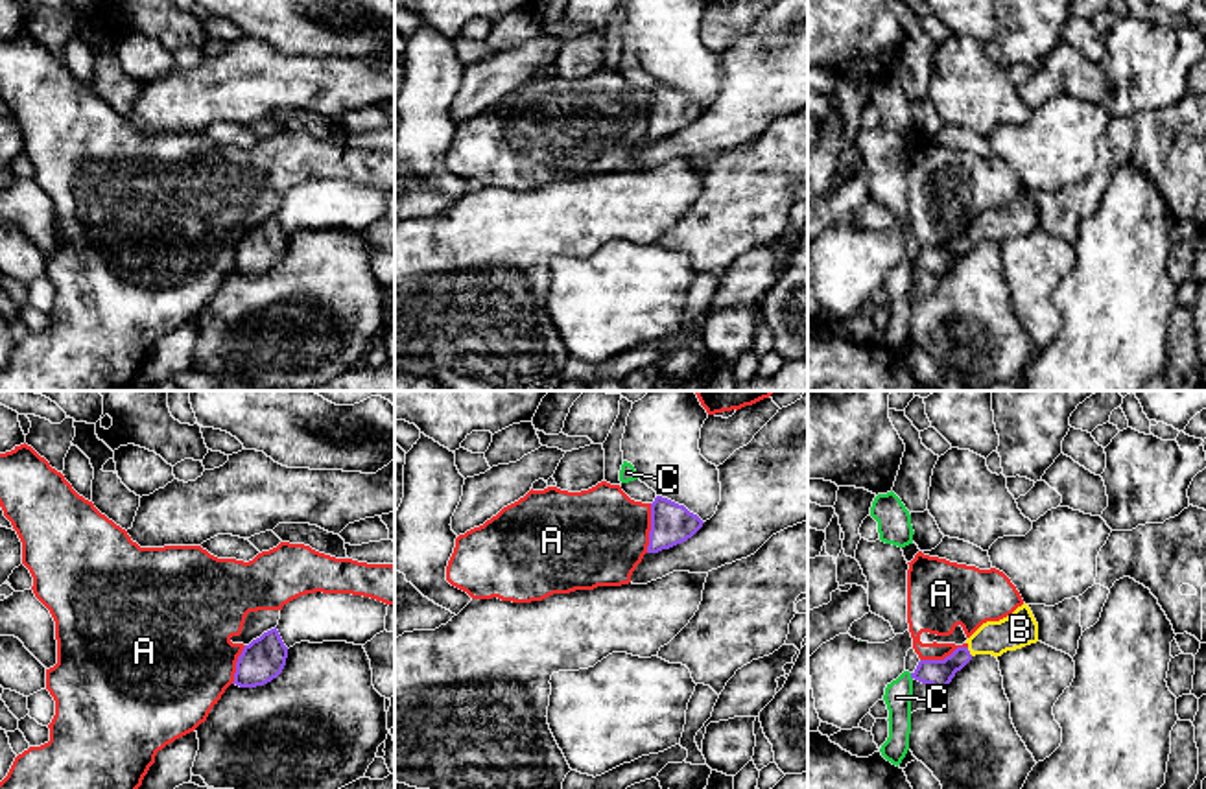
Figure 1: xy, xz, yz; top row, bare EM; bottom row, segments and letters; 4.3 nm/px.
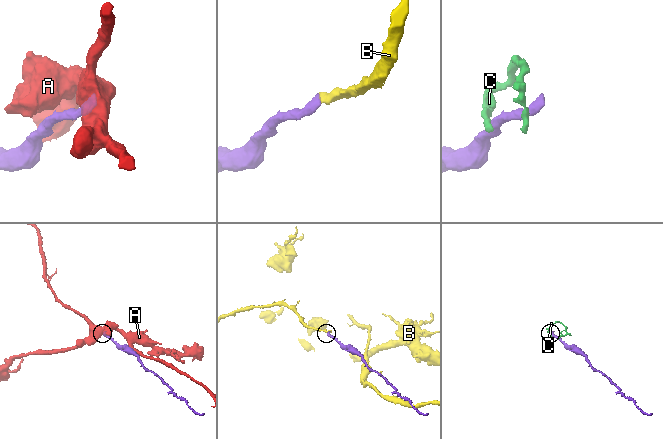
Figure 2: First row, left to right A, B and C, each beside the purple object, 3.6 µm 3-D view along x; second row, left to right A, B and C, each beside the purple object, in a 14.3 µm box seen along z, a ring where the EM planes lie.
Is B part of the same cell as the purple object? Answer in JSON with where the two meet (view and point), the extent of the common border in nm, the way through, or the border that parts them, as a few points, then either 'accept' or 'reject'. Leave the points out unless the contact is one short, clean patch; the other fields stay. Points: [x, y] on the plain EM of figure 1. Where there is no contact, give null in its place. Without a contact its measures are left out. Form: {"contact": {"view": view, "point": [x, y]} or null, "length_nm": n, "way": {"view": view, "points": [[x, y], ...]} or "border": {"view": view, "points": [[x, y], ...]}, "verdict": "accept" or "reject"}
{"contact": {"view": "yz", "point": [969, 238]}, "length_nm": 50, "way": {"view": "yz", "points": [[937, 260], [969, 238], [980, 229], [1020, 216]]}, "verdict": "accept"}

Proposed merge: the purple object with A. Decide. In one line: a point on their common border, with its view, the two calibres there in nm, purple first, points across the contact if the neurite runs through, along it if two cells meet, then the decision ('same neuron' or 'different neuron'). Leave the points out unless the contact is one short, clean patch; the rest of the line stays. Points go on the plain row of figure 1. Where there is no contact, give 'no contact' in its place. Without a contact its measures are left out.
meets purple in xz at (651, 115); 180 nm thick on the purple side, 420 nm on the other; border along xz (651, 91), (651, 117), (646, 139); different neuron

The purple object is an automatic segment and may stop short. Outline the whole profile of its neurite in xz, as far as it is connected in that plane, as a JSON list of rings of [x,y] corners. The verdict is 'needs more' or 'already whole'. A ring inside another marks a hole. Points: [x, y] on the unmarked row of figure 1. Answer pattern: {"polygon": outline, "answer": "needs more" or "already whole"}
{"polygon": [[[656,83],[651,90],[651,118],[647,140],[658,140],[692,125],[703,107],[668,85]]], "answer": "already whole"}

